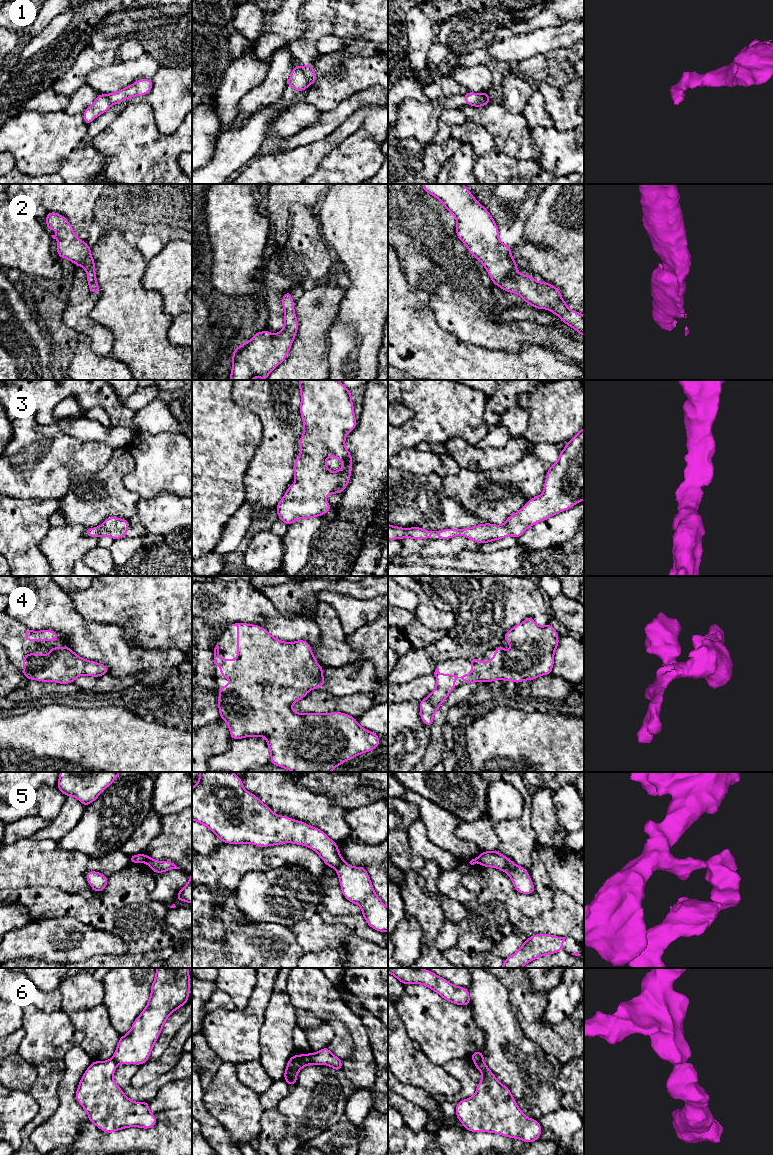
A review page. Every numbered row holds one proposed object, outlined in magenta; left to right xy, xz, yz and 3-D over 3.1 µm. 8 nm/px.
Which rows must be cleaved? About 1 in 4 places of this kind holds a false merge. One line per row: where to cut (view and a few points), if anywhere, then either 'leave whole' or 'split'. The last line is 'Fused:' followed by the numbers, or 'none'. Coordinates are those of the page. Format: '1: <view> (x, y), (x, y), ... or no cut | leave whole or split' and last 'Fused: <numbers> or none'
1: xz (301, 67), (309, 83) | split
2: no cut | leave whole
3: no cut | leave whole
4: no cut | leave whole
5: xz (344, 861), (335, 868) | split
6: xz (307, 1054), (312, 1063) | split
Fused: 1, 5, 6

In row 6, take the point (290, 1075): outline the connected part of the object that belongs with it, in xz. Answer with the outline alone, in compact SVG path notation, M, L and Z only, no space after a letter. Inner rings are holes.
M308 1054L291 1056L284 1072L284 1080L288 1083L289 1087L296 1084L298 1072L310 1064L312 1062Z

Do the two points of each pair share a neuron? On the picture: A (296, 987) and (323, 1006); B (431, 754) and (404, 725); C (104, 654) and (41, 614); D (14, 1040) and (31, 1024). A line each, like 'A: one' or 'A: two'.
A: one
B: two
C: one
D: two

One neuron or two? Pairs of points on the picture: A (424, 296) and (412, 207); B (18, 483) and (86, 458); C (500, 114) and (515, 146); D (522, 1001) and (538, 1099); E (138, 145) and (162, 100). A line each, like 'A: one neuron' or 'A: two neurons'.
A: two neurons
B: one neuron
C: one neuron
D: two neurons
E: two neurons

